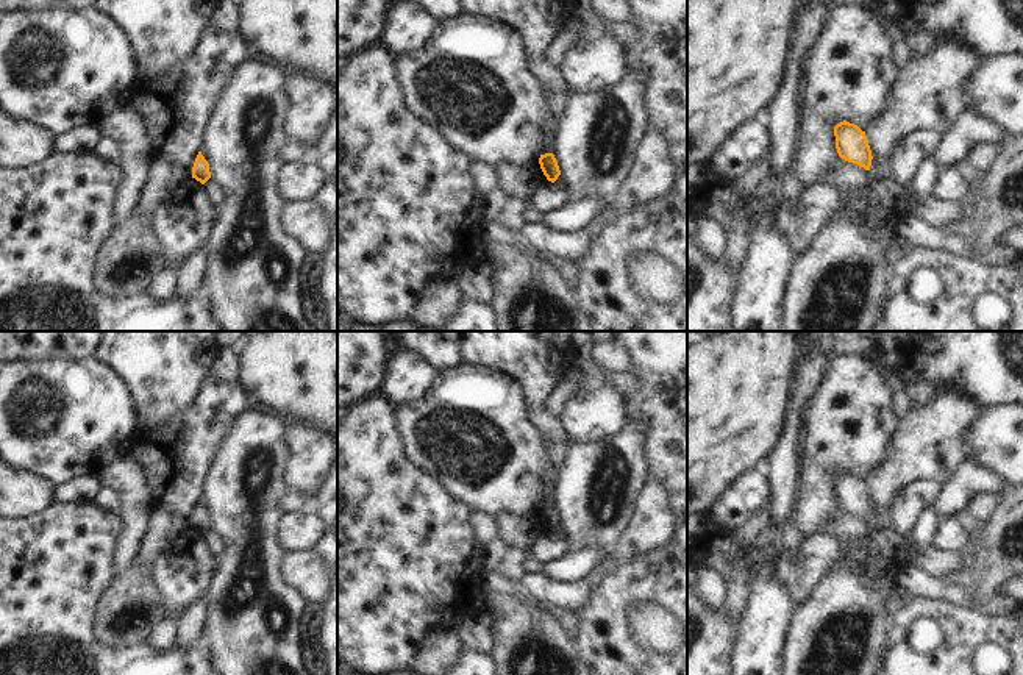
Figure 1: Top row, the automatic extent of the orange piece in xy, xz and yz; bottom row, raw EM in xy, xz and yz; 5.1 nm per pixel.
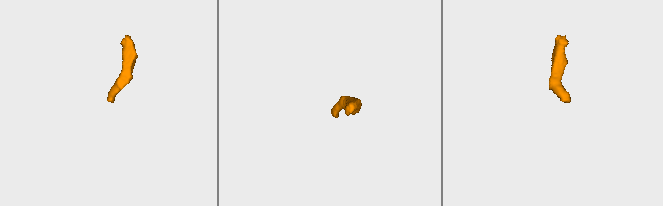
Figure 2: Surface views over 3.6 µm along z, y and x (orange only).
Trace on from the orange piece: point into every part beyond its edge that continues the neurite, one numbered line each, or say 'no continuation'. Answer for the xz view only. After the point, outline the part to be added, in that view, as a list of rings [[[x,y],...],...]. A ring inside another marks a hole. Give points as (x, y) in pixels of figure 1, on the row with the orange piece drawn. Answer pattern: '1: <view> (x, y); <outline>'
1: xz (548, 196); [[[545,181],[534,191],[533,197],[528,200],[528,206],[539,209],[542,214],[556,211],[565,203],[569,203],[572,194],[556,183]]]

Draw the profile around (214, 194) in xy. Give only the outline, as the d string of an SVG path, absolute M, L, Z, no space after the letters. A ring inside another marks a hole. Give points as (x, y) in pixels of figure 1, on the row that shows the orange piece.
M211 178L203 184L206 198L211 206L217 208L222 203L223 191L222 188L212 181Z

